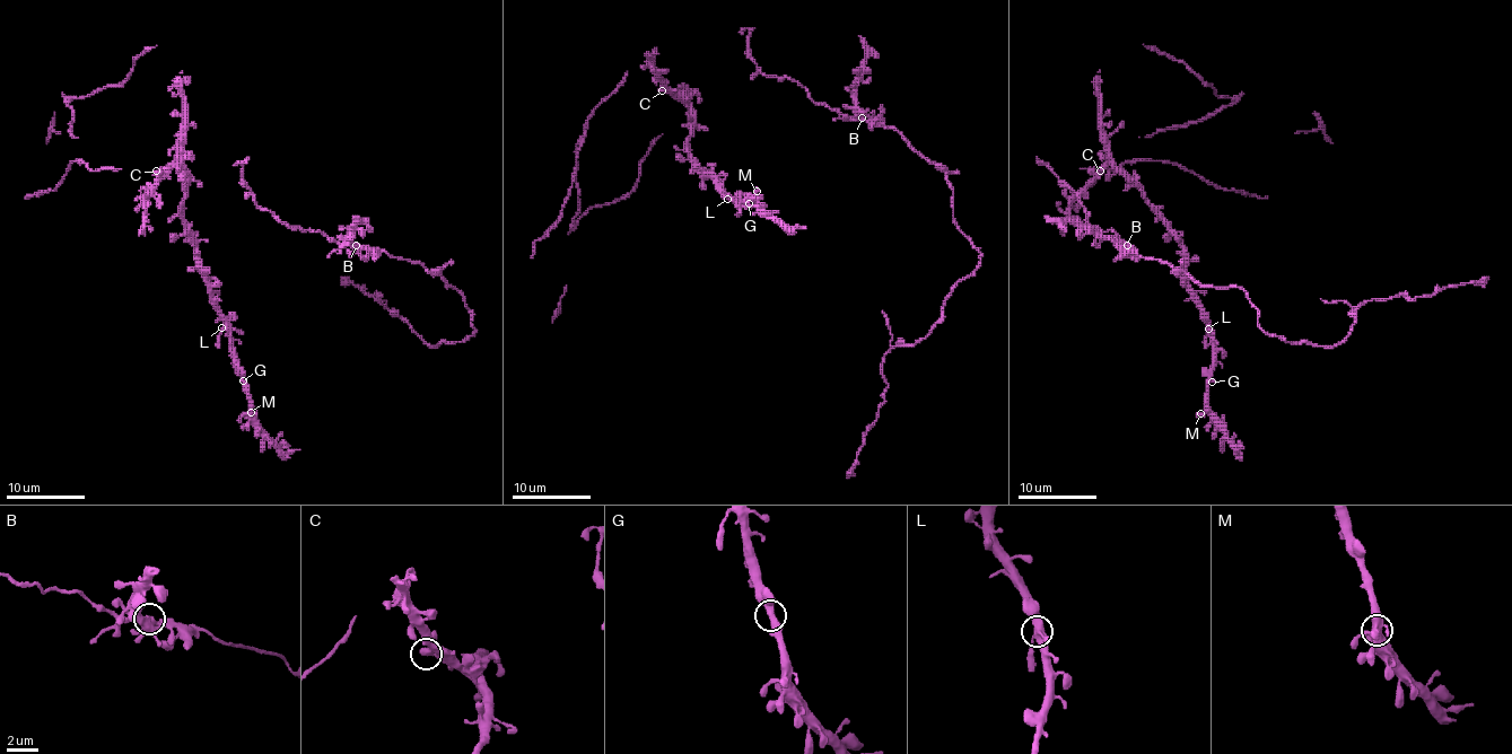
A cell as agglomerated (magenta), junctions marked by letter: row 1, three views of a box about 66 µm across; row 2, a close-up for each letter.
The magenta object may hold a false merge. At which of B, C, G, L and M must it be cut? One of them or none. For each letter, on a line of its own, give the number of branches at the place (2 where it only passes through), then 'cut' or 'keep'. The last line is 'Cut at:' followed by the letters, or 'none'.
B: branches 2; cut
C: branches 2; keep
G: branches 2; keep
L: branches 2; keep
M: branches 2; keep
Cut at: B

